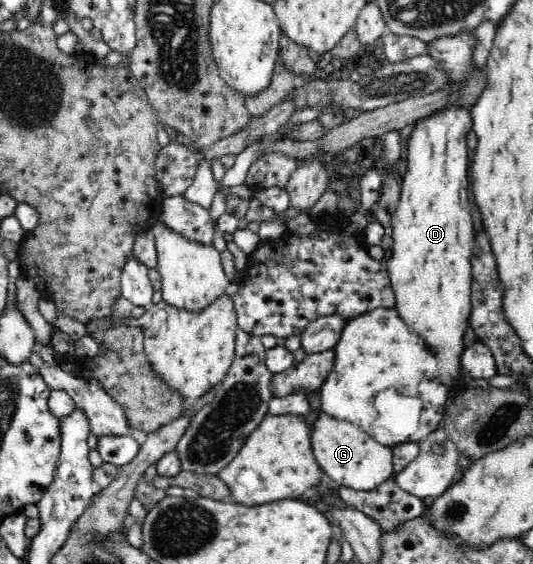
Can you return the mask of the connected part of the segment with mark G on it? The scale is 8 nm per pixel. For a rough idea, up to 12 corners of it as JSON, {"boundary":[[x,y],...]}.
{"boundary":[[321,413],[311,447],[341,486],[392,479],[390,447]]}

